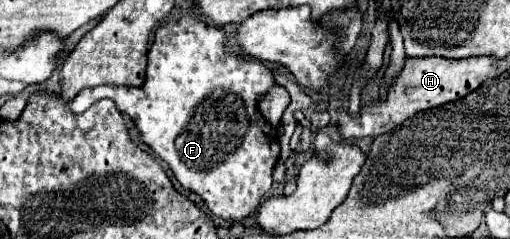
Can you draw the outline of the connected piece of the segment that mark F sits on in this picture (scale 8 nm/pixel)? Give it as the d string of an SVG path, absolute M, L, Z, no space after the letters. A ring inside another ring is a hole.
M184 16L178 22L164 24L156 30L148 52L148 70L142 88L86 88L72 104L68 102L68 108L76 114L84 112L92 104L92 94L114 100L116 108L134 120L142 142L168 162L184 190L198 194L212 214L224 220L242 222L246 216L256 212L268 194L272 172L280 156L278 132L264 122L256 104L256 98L272 88L272 84L272 70L268 70L260 60L246 60L226 50L226 34L222 28L202 22L198 16Z

